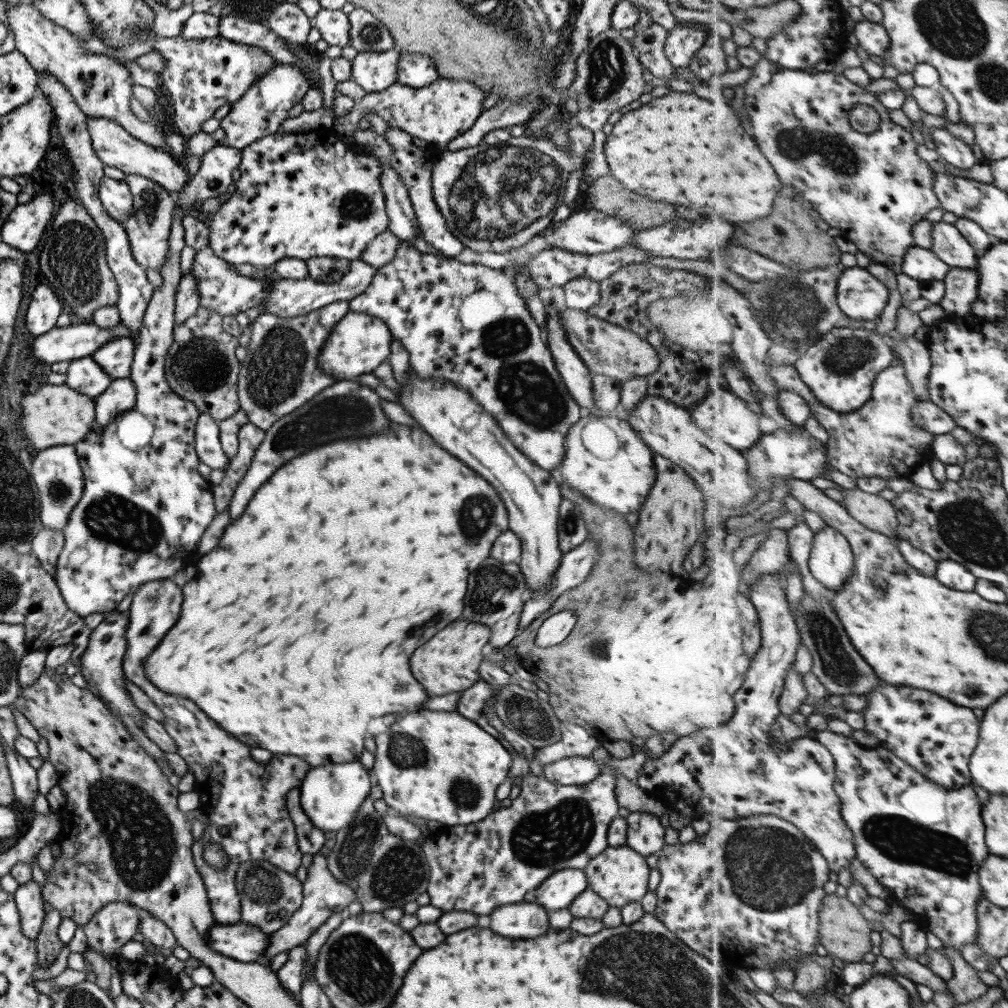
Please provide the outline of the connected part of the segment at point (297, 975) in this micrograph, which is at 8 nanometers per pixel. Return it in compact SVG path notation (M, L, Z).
M304 944L293 946L286 953L287 960L274 973L277 980L283 984L283 988L287 988L289 996L295 996L295 1000L298 1000L301 981L303 981L302 971L305 966Z

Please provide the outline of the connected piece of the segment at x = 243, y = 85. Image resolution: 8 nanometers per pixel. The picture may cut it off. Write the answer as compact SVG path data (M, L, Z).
M219 36L194 40L192 37L153 37L151 51L161 54L164 59L161 82L173 102L173 120L182 138L197 133L201 124L213 116L223 104L233 104L243 92L259 78L269 72L276 61L267 51L258 46L233 42Z

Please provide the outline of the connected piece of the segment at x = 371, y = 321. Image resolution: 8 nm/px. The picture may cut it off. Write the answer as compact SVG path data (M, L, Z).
M349 311L343 315L329 332L319 349L319 370L329 374L335 381L351 381L362 374L369 374L381 362L387 360L392 336L388 327L367 312Z

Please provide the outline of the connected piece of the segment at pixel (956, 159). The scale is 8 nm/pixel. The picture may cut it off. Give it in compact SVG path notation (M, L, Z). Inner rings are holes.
M945 127L929 130L936 152L954 169L969 170L979 162L972 145L967 145L961 138L953 136Z

